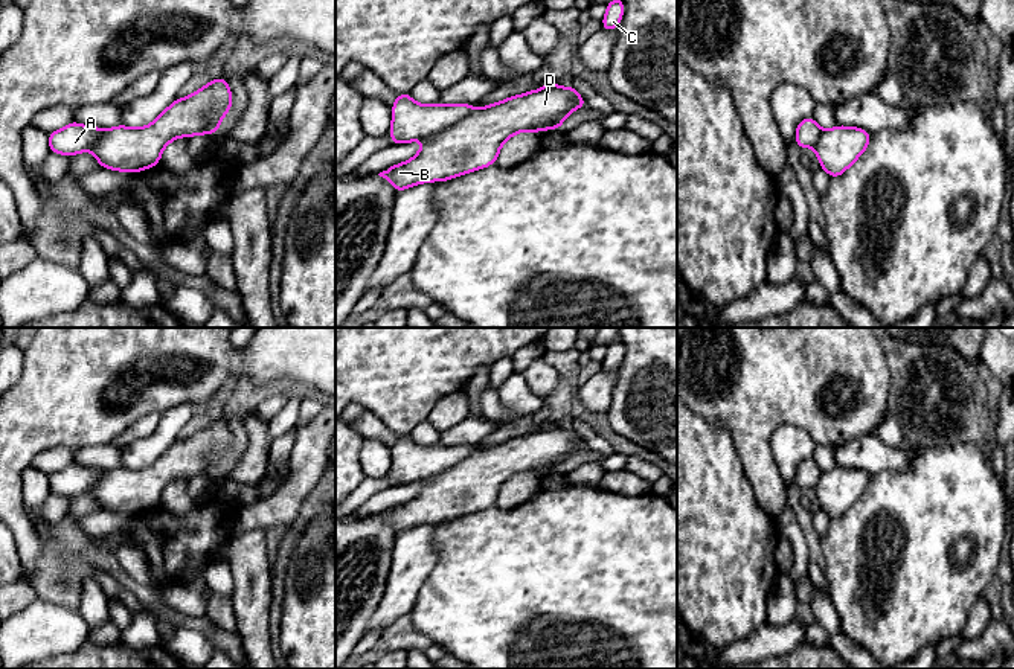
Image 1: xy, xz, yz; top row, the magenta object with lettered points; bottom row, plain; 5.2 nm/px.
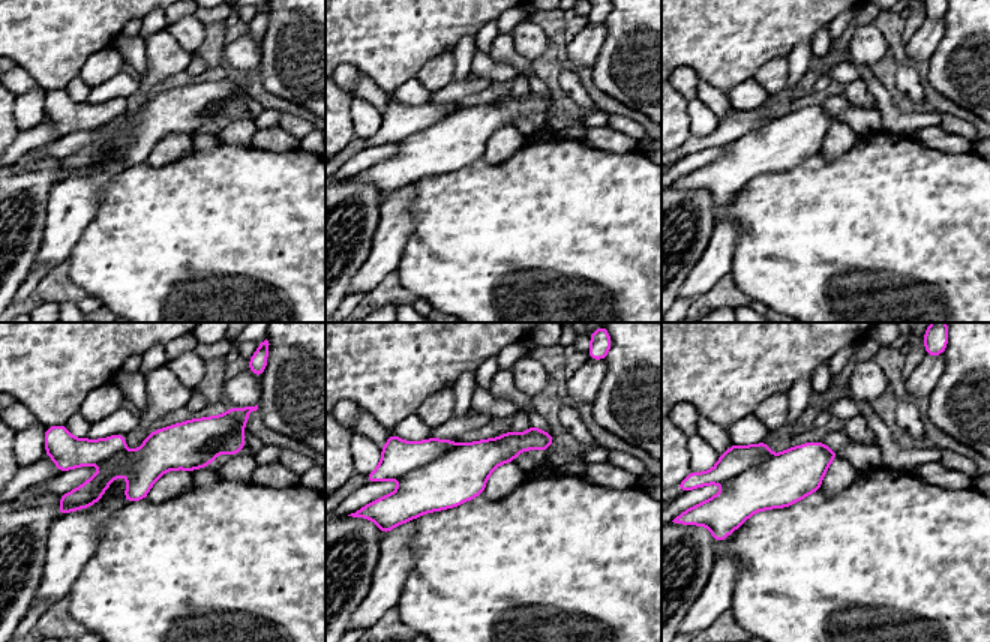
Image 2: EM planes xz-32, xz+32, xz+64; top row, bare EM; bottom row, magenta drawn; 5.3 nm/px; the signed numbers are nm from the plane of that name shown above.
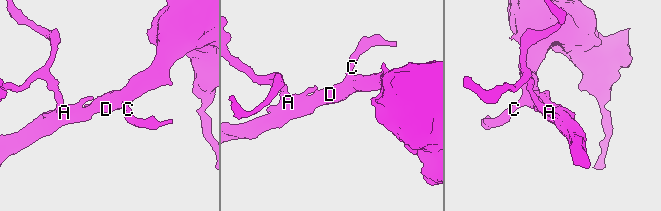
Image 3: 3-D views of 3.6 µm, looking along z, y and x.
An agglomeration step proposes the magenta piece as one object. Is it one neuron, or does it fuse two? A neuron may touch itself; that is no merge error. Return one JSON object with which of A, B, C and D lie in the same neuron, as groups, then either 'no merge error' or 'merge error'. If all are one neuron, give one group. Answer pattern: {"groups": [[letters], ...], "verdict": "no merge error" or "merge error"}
{"groups": [["A"], ["B", "C", "D"]], "verdict": "merge error"}

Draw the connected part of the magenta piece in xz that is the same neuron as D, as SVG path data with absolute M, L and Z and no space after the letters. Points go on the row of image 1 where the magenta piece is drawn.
M547 84L540 90L526 91L483 108L471 108L453 126L427 137L415 157L378 175L387 178L396 194L415 184L451 180L494 165L502 145L515 133L531 131L537 134L540 130L560 130L570 111L584 107L587 104L573 85L566 88L558 84Z

